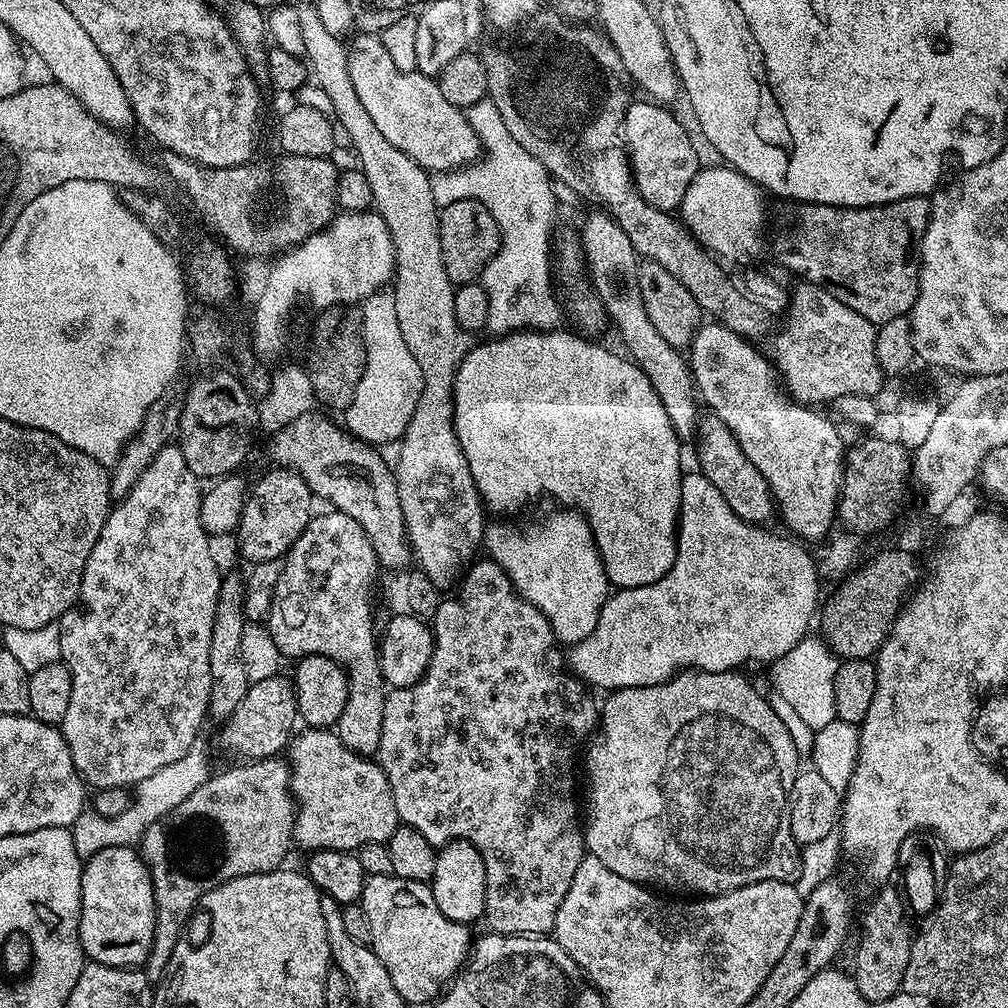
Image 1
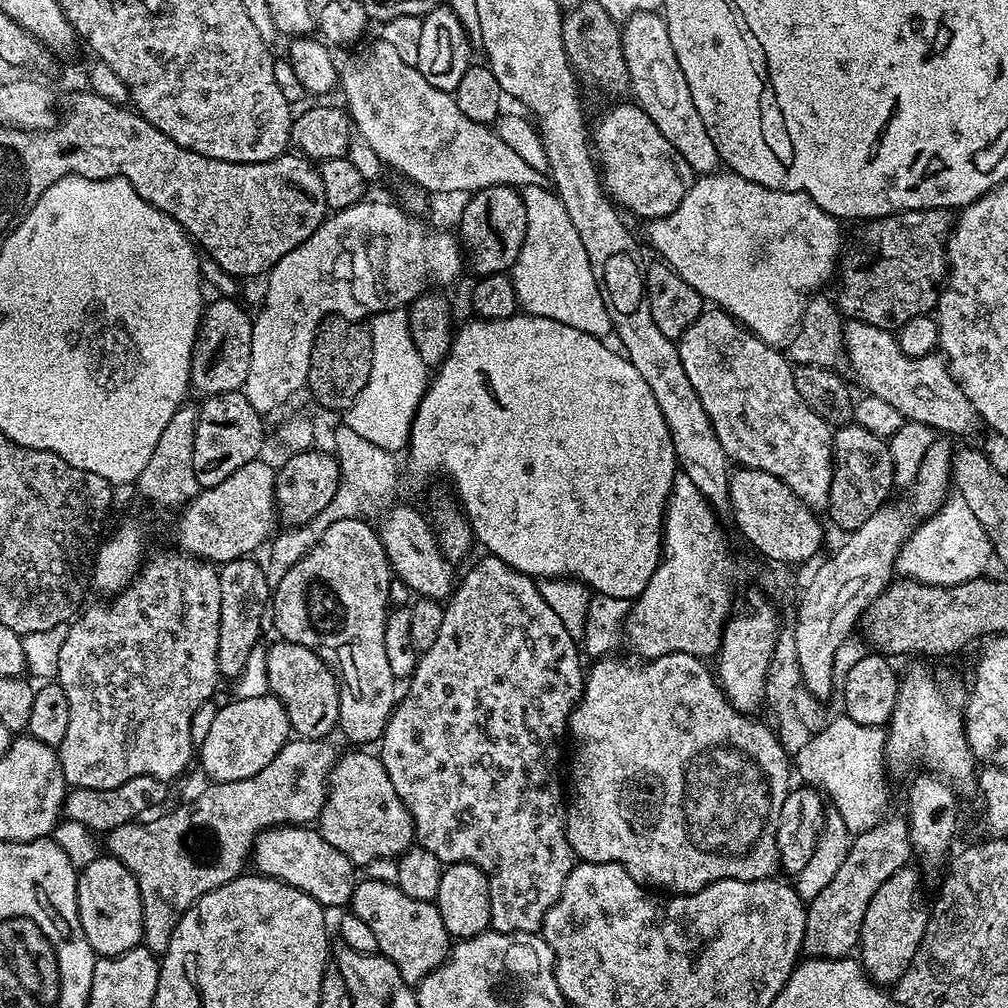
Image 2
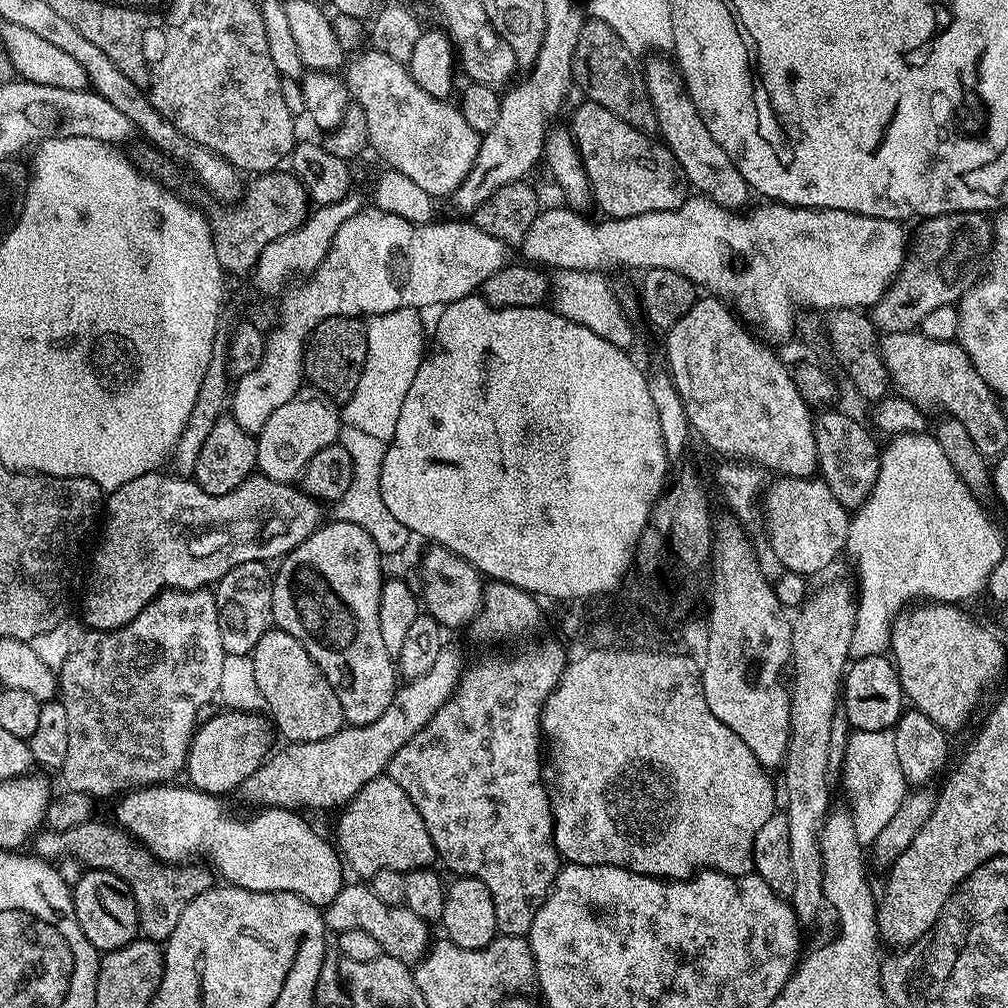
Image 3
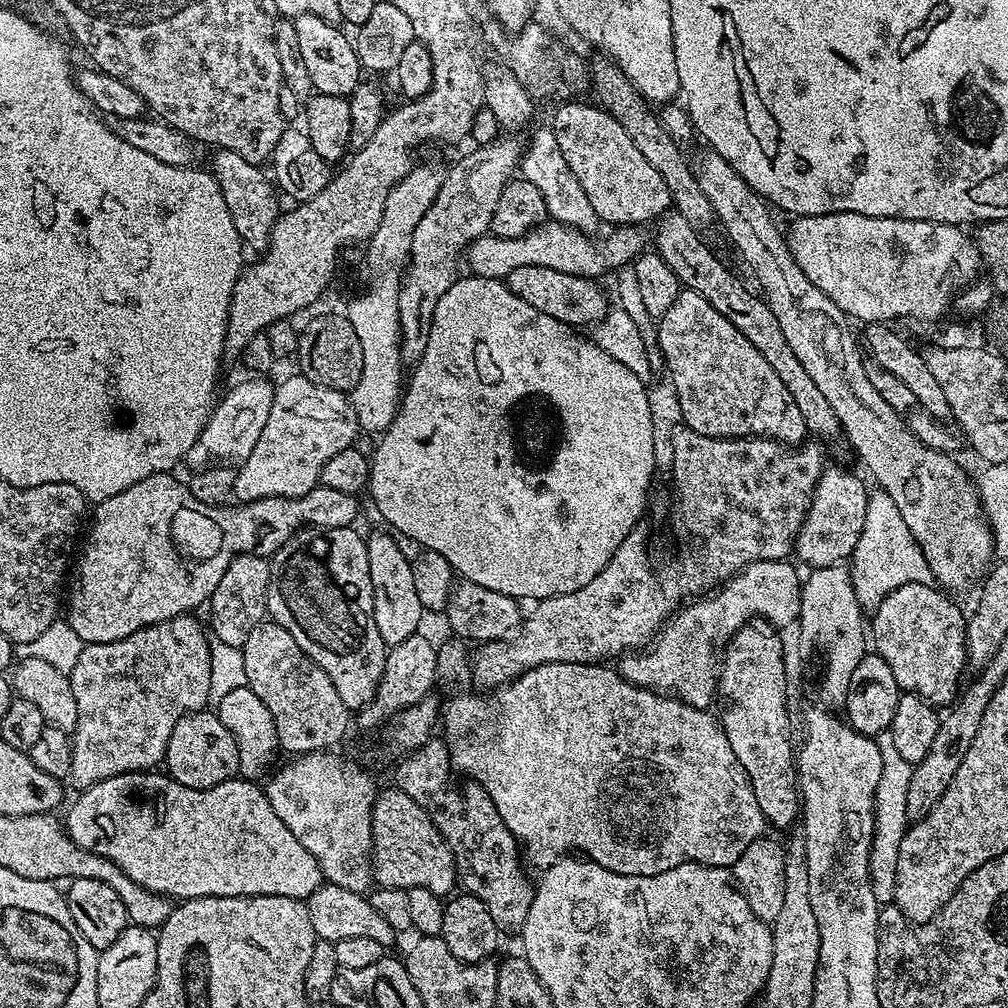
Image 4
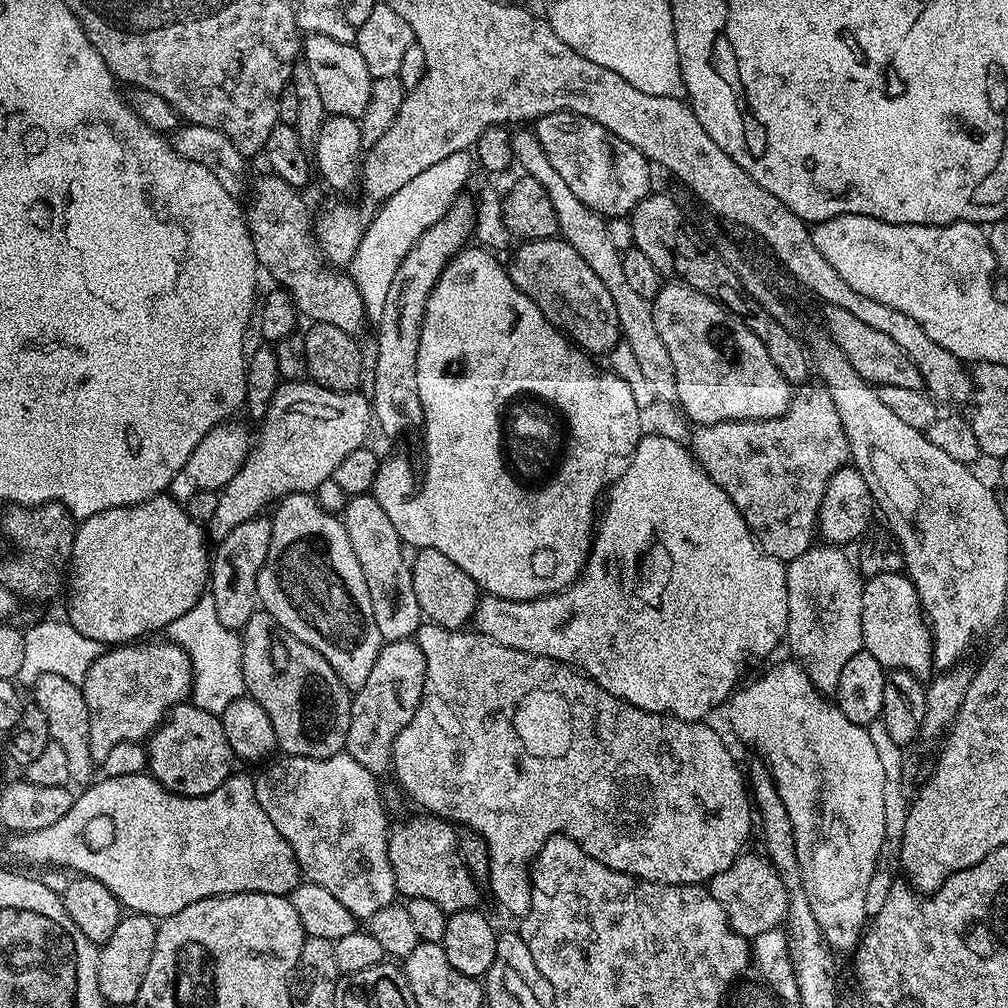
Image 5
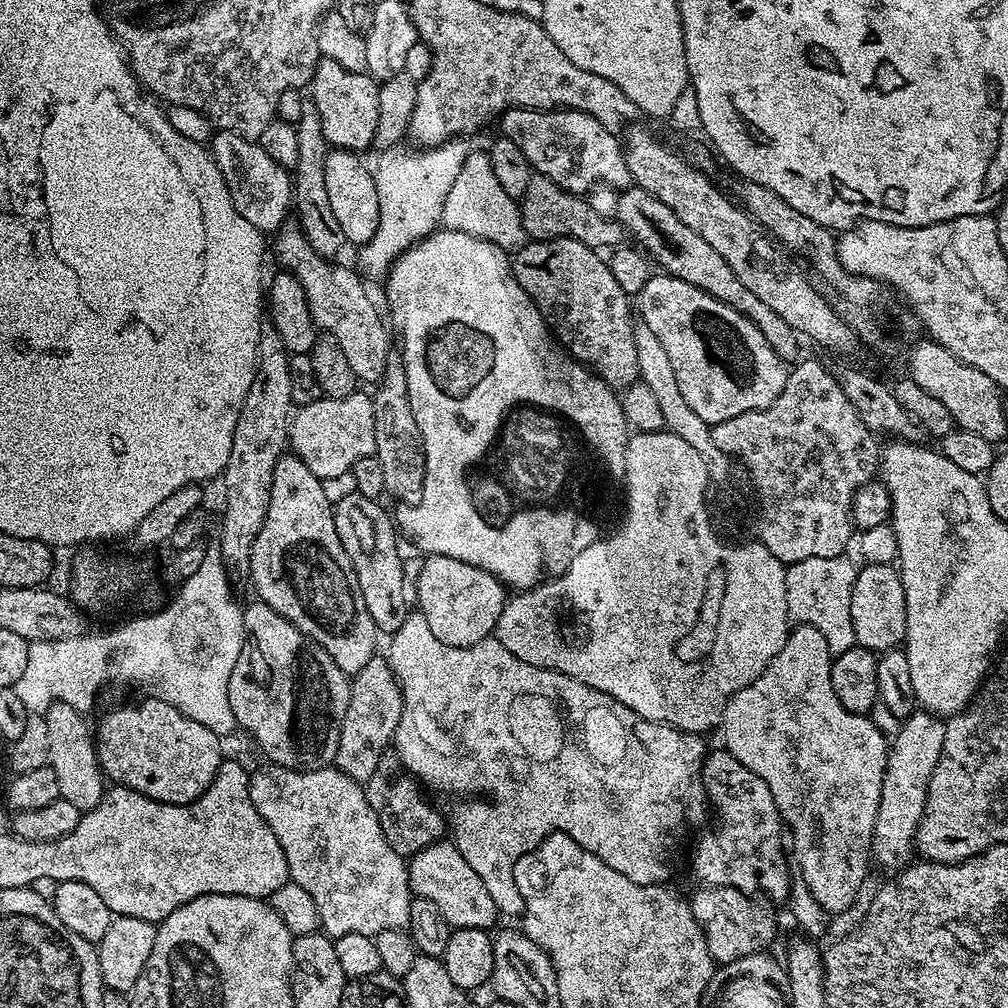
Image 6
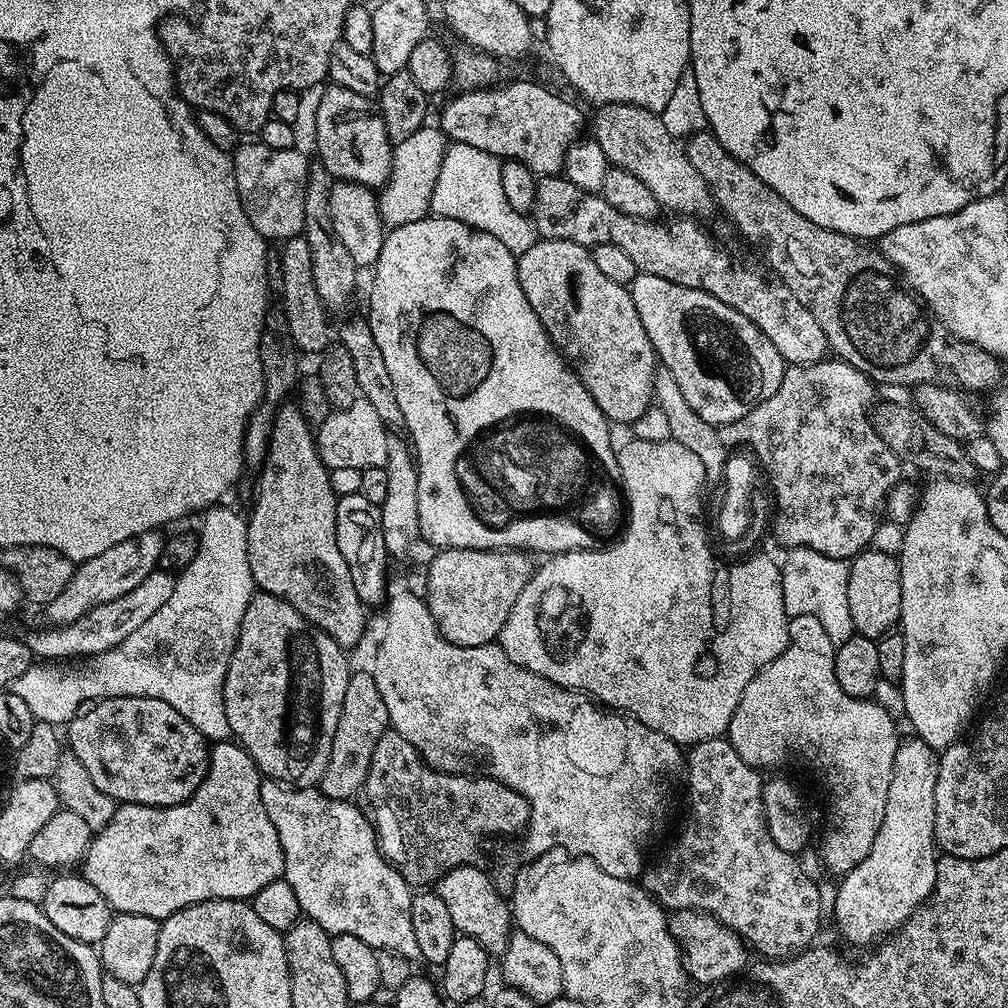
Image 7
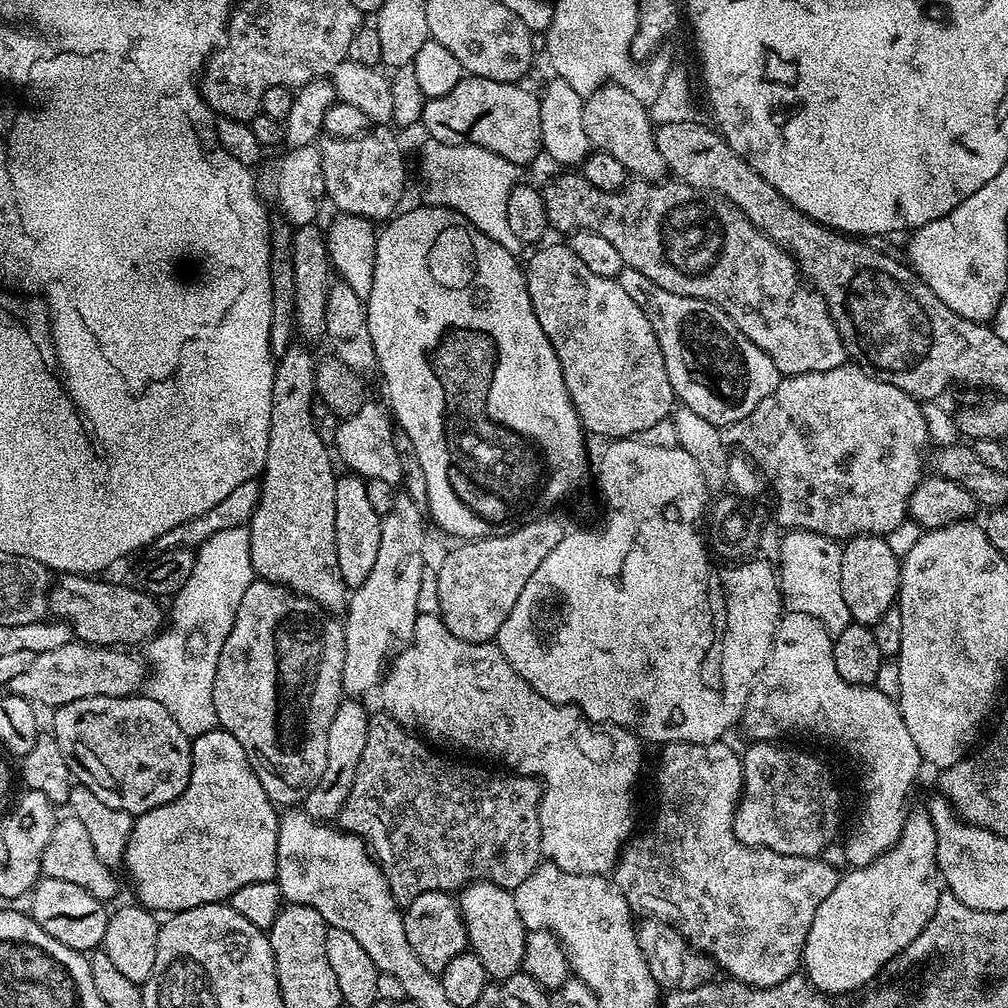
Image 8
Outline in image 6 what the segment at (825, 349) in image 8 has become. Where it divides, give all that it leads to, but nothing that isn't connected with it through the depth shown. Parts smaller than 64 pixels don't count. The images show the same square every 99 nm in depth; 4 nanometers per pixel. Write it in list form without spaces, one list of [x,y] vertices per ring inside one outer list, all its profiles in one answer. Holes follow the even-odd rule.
[[[533,174],[530,178],[518,203],[525,237],[532,240],[561,240],[568,236],[591,248],[604,250],[619,245],[623,241],[620,239],[626,236],[624,227],[615,218],[608,219],[599,215],[583,195],[568,192],[550,178],[539,174]]]

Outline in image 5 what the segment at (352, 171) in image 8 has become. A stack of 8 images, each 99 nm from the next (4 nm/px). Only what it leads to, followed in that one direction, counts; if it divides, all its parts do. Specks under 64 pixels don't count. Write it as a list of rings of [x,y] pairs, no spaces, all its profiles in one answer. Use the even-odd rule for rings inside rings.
[[[322,34],[305,35],[302,40],[302,63],[310,66],[310,75],[318,85],[322,106],[328,116],[359,118],[367,110],[373,79],[355,44],[334,42],[334,38],[326,38]]]

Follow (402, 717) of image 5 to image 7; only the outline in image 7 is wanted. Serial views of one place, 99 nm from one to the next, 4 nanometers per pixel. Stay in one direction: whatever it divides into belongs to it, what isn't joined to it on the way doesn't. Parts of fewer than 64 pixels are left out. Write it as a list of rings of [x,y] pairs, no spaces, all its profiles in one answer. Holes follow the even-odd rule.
[[[353,671],[348,678],[346,698],[342,698],[342,714],[338,714],[338,730],[334,730],[328,765],[318,785],[320,792],[336,800],[351,801],[359,797],[370,770],[370,758],[374,758],[374,746],[378,746],[378,738],[389,728],[386,702],[378,694],[371,671]]]

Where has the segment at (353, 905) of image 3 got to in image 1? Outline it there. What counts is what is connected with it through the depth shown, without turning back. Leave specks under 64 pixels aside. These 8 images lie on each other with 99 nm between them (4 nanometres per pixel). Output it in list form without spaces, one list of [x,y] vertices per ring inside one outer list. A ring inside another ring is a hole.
[[[368,876],[364,882],[364,889],[358,901],[362,906],[362,910],[366,914],[367,920],[370,922],[370,947],[374,954],[378,954],[378,962],[382,962],[382,966],[386,966],[386,974],[390,974],[390,982],[394,982],[394,990],[398,990],[398,994],[402,994],[405,1005],[412,1004],[428,1004],[439,997],[442,989],[456,976],[461,968],[465,967],[466,961],[470,955],[470,949],[474,944],[474,936],[471,936],[469,925],[459,924],[450,918],[446,918],[446,914],[442,914],[442,910],[438,910],[438,902],[434,902],[434,894],[431,887],[423,880],[407,880],[406,878],[398,878],[397,876]]]

